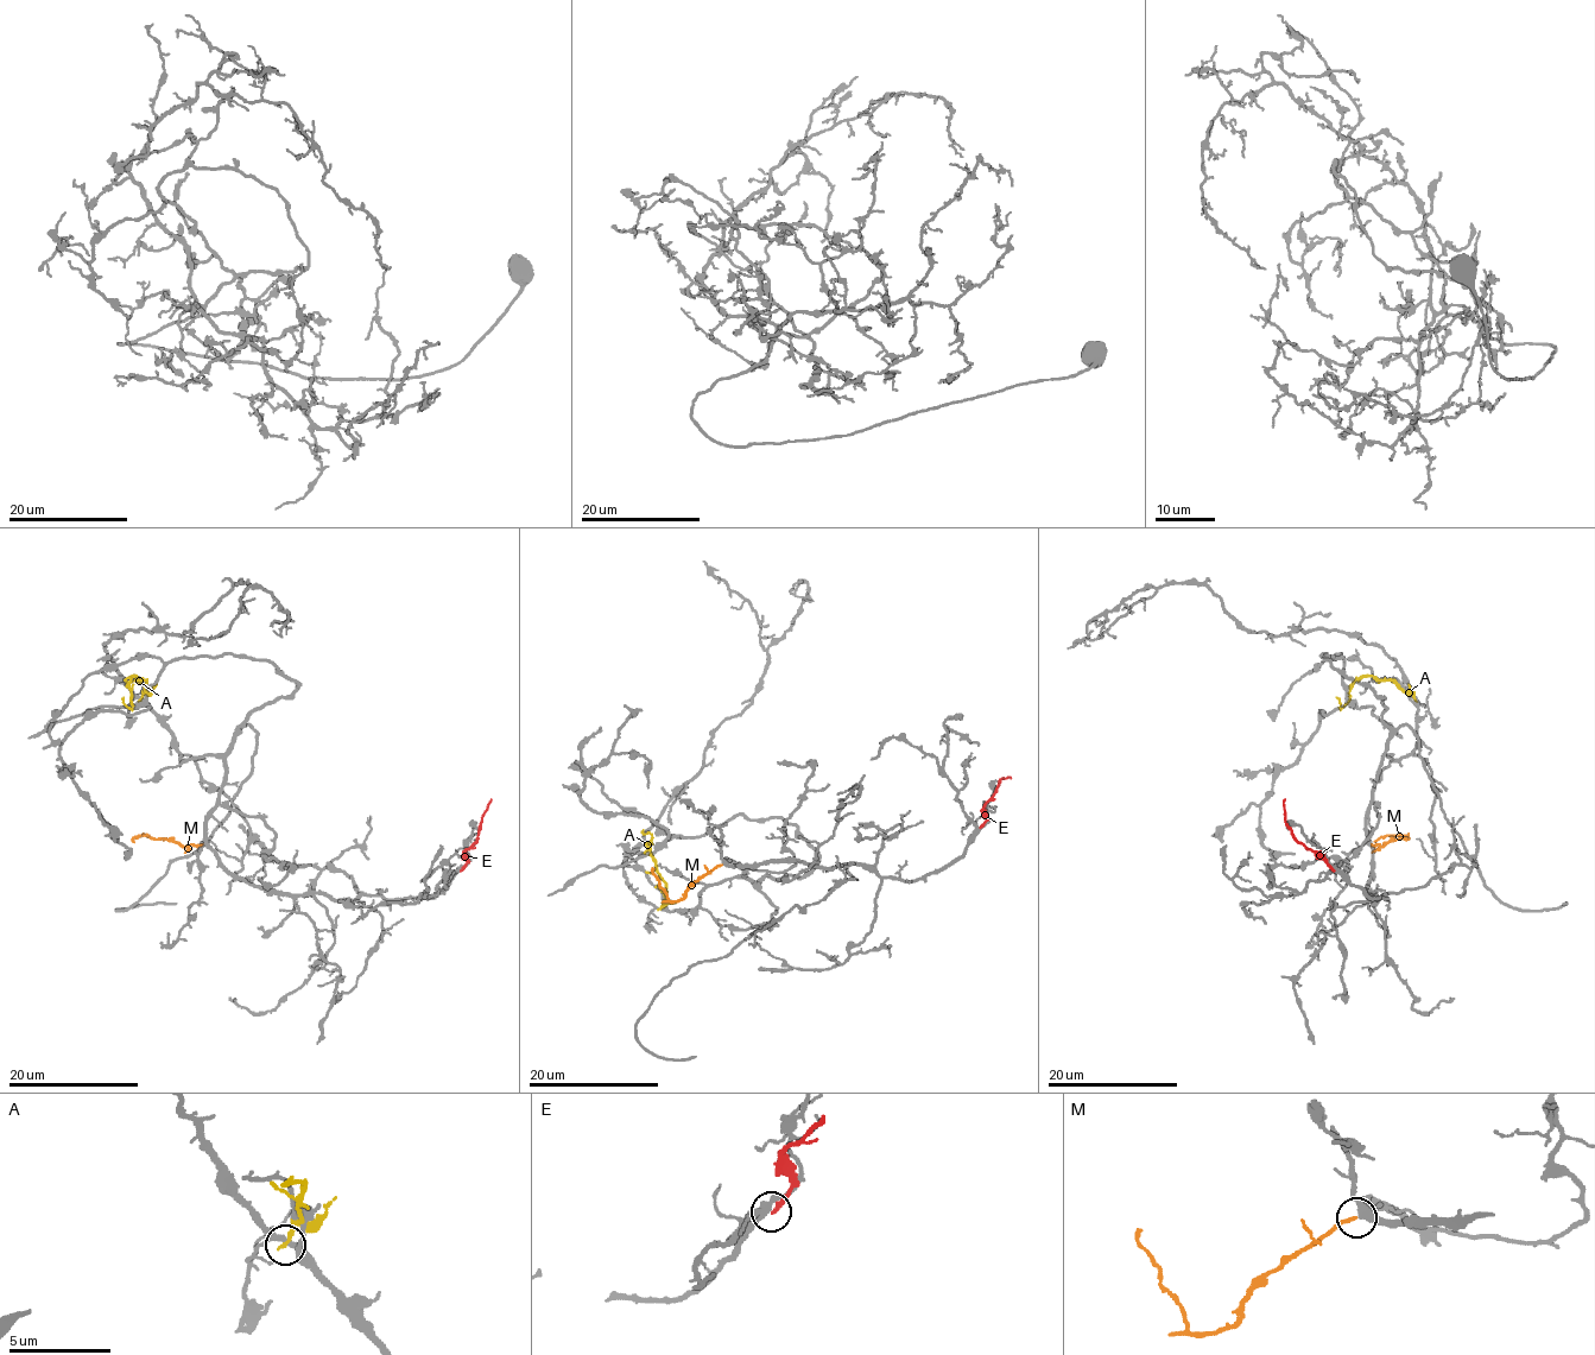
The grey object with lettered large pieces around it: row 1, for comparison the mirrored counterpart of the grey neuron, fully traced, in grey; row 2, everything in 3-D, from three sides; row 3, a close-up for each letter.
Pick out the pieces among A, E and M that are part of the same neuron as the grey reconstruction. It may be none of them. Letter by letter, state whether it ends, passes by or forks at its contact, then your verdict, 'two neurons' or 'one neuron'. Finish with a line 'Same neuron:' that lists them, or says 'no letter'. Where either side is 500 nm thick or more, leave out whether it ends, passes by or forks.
A: it ends; two neurons
E: it ends; two neurons
M: it ends; one neuron
Same neuron: M

